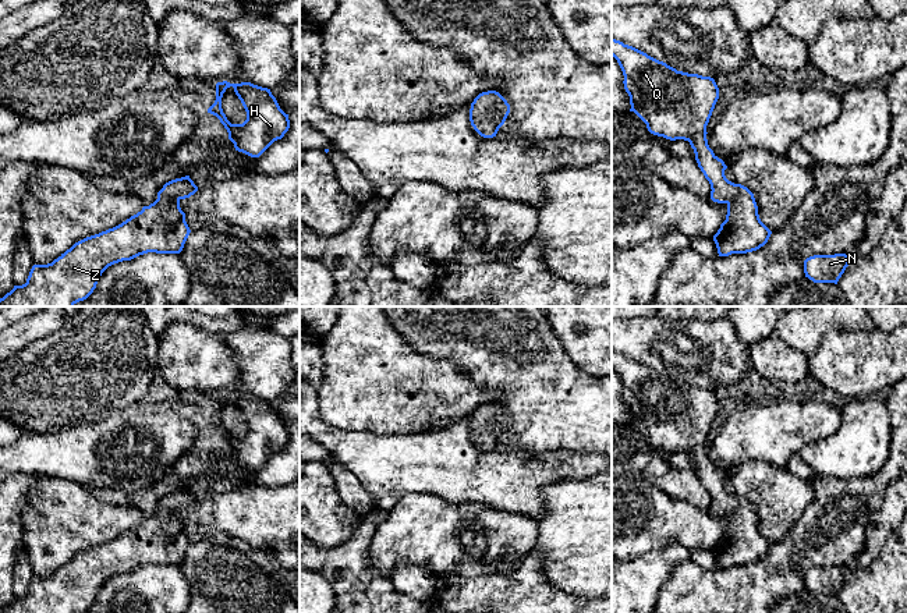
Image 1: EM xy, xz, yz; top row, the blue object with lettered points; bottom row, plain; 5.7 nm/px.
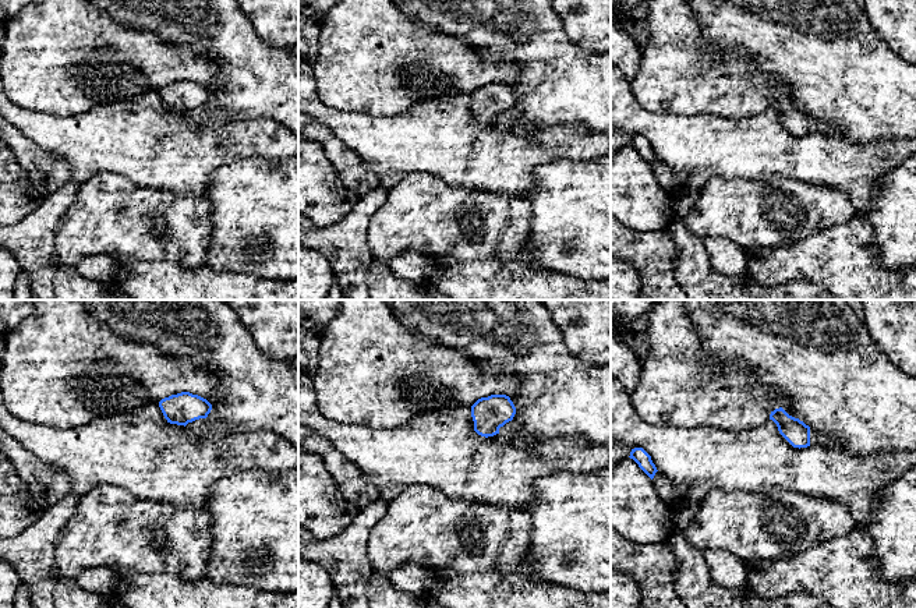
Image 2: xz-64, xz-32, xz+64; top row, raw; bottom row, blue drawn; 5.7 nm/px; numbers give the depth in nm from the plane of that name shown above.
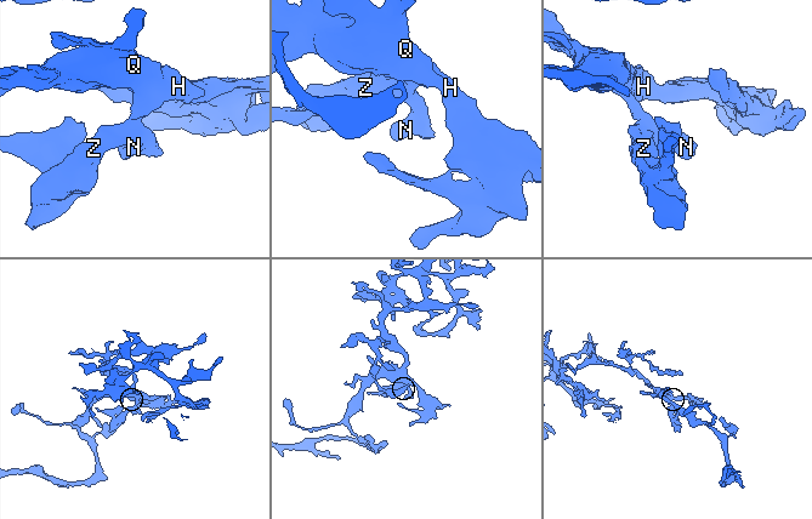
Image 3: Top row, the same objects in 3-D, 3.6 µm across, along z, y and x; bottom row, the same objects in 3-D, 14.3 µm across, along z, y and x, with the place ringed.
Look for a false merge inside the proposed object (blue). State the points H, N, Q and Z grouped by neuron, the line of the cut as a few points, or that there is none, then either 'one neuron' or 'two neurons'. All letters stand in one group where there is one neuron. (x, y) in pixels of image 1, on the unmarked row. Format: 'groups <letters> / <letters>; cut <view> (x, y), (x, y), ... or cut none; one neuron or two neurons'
groups H N Q Z; cut none; one neuron

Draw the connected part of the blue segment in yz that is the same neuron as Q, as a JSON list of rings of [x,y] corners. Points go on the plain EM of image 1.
[[[612,351],[612,368],[617,372],[623,387],[624,401],[630,408],[630,424],[634,424],[651,446],[670,453],[688,453],[695,465],[698,479],[711,496],[711,511],[727,517],[726,532],[713,548],[719,568],[747,566],[763,559],[772,543],[761,534],[754,506],[741,496],[729,493],[724,488],[727,478],[708,457],[706,437],[719,411],[719,400],[713,390],[677,383],[646,365]]]

